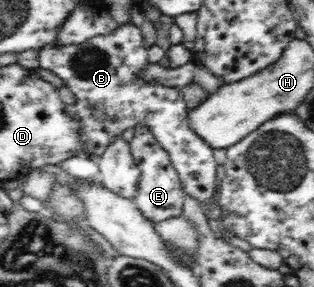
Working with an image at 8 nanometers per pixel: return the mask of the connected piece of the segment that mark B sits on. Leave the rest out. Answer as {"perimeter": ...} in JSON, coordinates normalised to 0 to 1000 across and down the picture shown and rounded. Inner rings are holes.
{"perimeter":[[[404,77],[379,87],[360,118],[303,125],[264,153],[131,167],[118,195],[124,237],[169,251],[232,321],[242,352],[207,362],[204,387],[255,425],[252,477],[264,491],[268,537],[283,554],[303,561],[318,547],[404,446],[459,432],[481,453],[513,519],[538,533],[583,669],[634,700],[659,760],[701,770],[713,756],[713,732],[694,700],[653,707],[682,676],[697,676],[697,659],[685,655],[694,578],[678,540],[685,523],[602,439],[602,380],[576,303],[525,300],[439,272],[443,251],[475,226],[452,101]]]}

